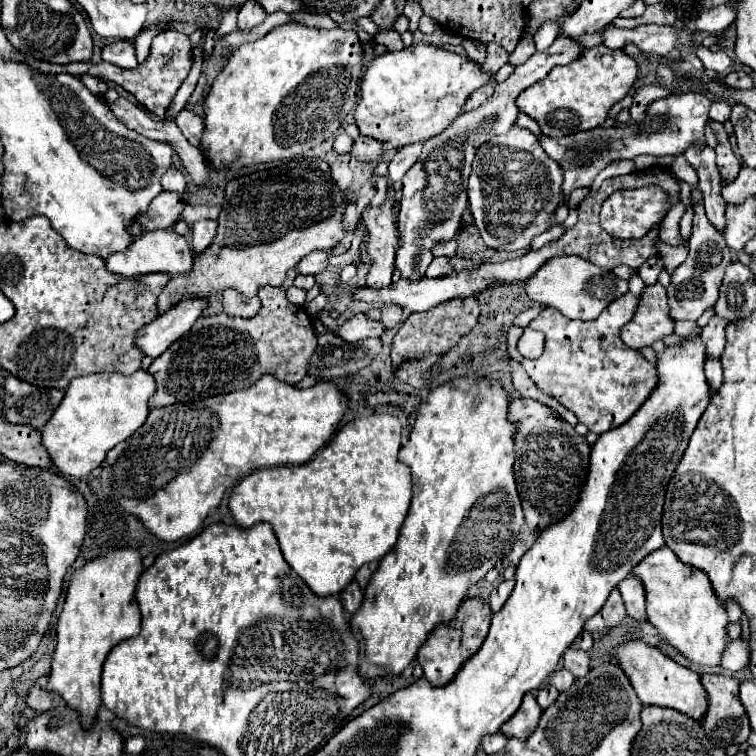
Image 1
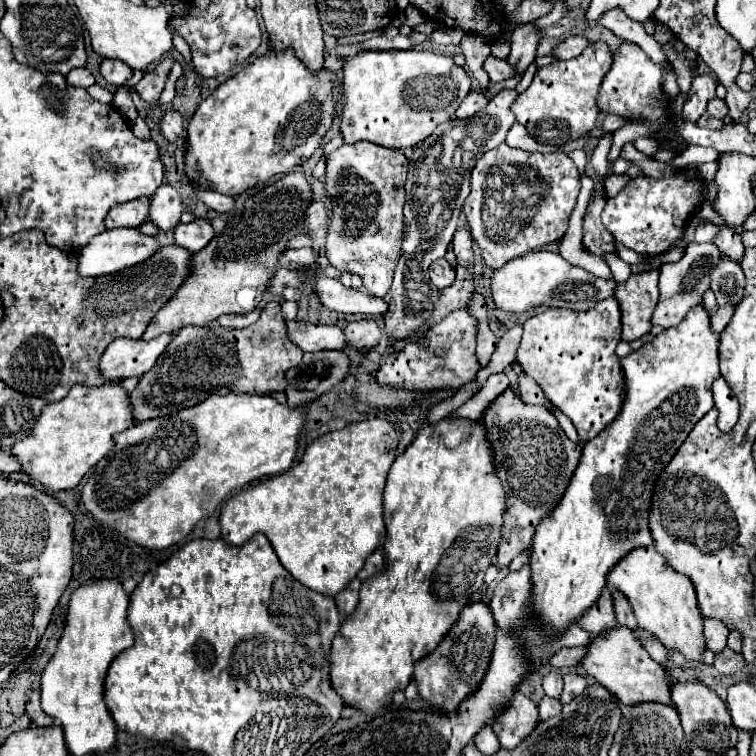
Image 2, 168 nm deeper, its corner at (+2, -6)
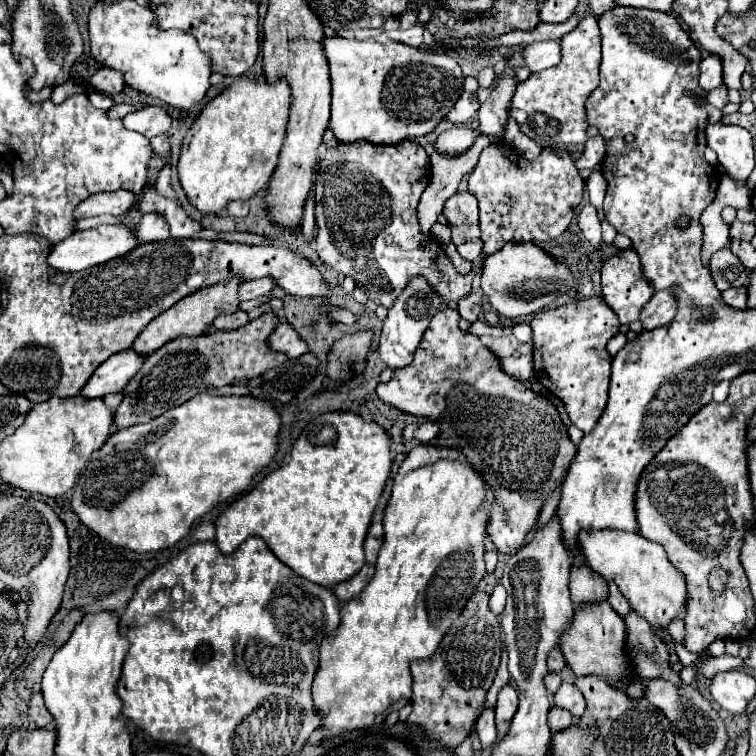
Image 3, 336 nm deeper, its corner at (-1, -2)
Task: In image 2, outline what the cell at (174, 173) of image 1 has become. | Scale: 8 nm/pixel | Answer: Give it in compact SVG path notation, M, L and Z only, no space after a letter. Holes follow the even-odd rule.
M160 185L152 197L150 203L150 221L160 231L170 231L180 221L180 215L184 211L180 193L172 185Z

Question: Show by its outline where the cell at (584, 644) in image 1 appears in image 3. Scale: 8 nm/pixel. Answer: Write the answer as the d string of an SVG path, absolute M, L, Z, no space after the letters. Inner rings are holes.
M553 649L551 653L549 653L549 671L553 671L553 673L559 673L567 663L565 663L565 657L563 657L563 653L561 653L561 649Z

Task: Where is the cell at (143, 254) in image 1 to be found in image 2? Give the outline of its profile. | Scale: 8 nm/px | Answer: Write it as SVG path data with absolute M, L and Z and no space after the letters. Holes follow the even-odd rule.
M106 229L98 237L92 237L86 247L78 253L78 273L88 277L98 275L110 275L116 271L122 271L124 267L134 267L156 253L160 243L154 237L142 235L136 229Z

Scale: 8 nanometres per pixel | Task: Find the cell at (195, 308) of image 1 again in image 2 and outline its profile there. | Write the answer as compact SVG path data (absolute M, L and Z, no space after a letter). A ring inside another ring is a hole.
M160 335L154 341L134 341L124 337L112 341L100 359L102 377L110 383L118 383L128 377L144 375L146 371L150 371L150 367L156 363L170 341L172 335Z

